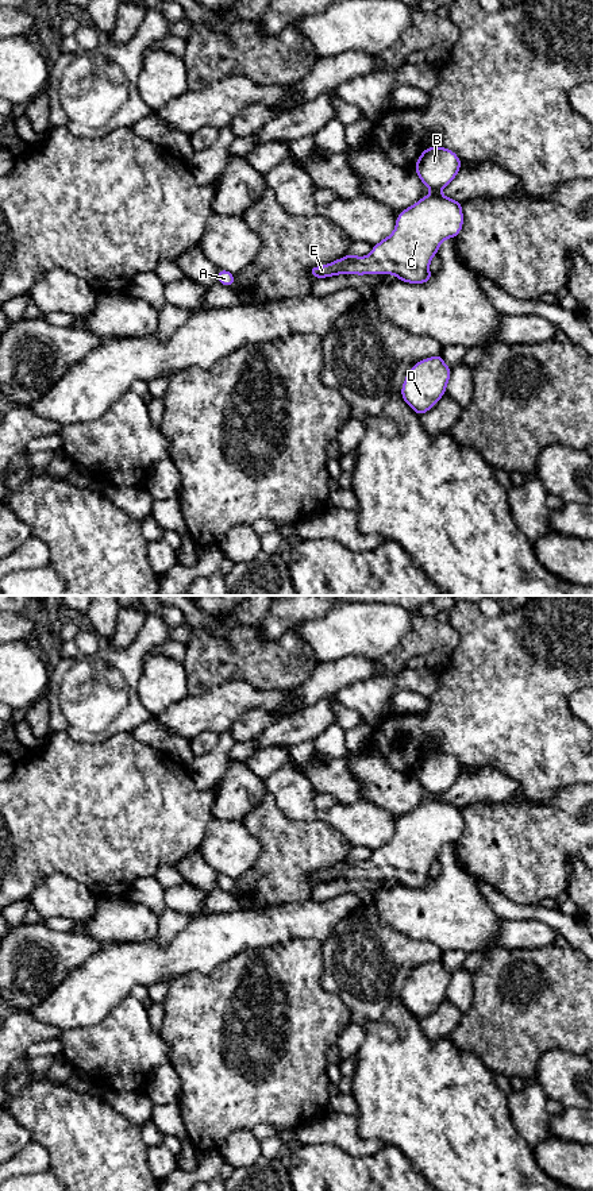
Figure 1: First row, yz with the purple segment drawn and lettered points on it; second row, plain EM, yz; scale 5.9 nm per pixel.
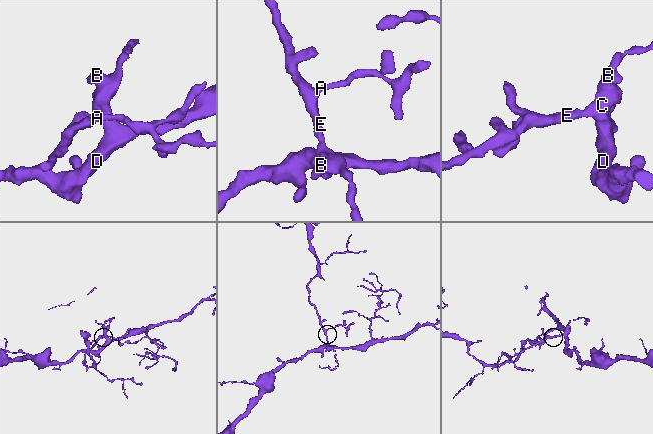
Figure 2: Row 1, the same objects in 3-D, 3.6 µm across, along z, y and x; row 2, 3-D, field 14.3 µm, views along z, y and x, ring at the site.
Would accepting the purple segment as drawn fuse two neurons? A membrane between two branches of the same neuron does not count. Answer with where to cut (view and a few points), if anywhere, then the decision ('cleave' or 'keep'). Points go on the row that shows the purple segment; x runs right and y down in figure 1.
no cut; keep

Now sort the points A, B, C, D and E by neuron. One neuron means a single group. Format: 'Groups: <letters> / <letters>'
Groups: A B C D E

